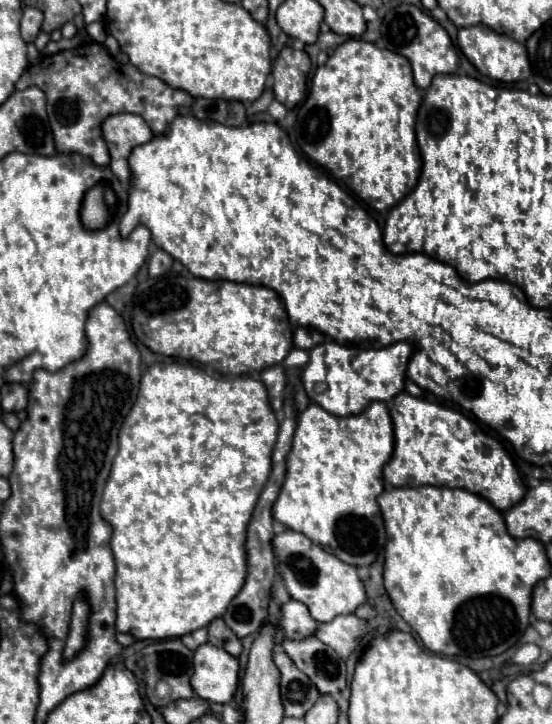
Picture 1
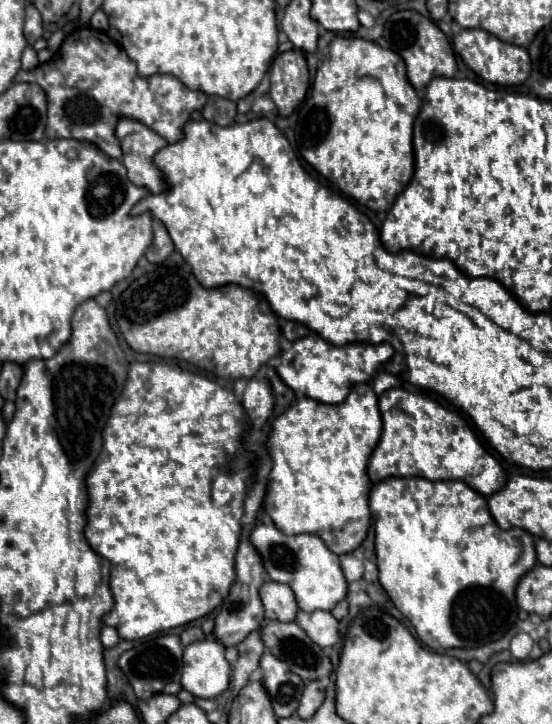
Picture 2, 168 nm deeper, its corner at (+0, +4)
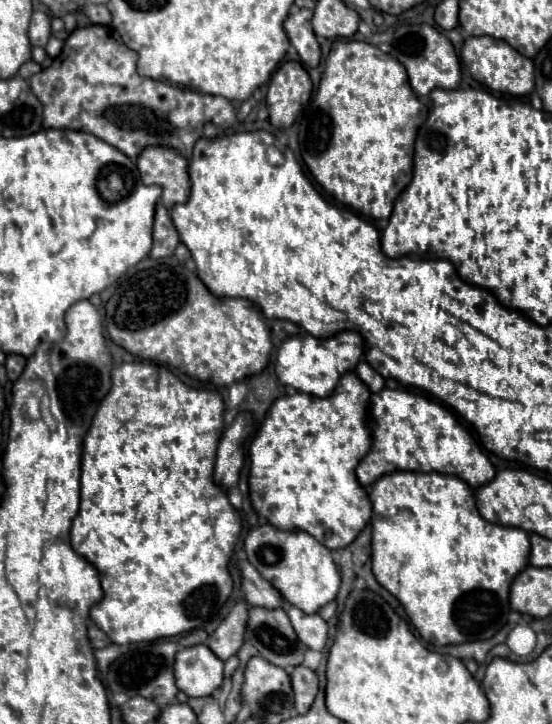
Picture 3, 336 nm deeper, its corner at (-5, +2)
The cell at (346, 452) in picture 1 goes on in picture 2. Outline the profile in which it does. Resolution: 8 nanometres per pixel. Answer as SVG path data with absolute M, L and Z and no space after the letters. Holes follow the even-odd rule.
M356 385L340 405L300 397L274 421L268 441L274 465L264 511L278 529L288 535L316 533L336 555L352 553L364 543L372 523L368 505L372 483L364 465L382 429L376 397L370 385Z

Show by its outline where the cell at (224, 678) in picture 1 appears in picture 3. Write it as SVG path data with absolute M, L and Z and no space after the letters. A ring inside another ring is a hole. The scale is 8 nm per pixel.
M207 645L185 647L177 653L173 675L187 697L209 697L223 683L223 661Z

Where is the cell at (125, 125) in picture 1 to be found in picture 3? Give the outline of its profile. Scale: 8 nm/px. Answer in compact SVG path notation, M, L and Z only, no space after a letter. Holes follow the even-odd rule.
M147 147L137 159L141 181L163 187L165 193L161 195L161 201L169 211L173 205L185 203L189 197L191 183L187 165L189 161L185 157L165 147Z

